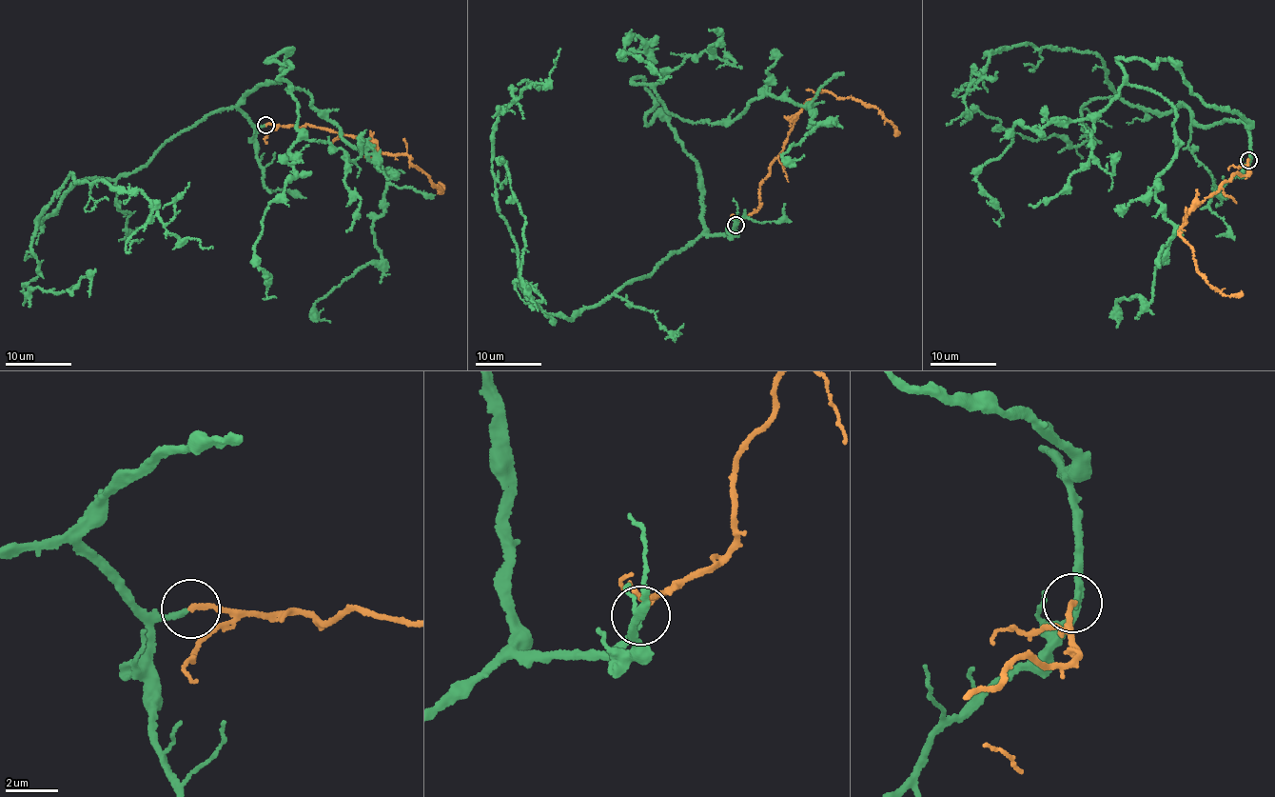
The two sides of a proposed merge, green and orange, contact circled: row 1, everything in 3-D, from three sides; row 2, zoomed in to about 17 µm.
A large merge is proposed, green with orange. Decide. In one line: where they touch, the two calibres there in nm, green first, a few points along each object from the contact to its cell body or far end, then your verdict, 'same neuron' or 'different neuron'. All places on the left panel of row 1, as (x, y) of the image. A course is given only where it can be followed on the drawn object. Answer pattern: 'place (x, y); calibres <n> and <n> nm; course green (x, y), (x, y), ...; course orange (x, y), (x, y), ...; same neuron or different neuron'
place (265, 125); calibres 240 and 190 nm; course green (265, 124), (239, 100), (284, 51), (288, 90), (389, 178), (381, 258), (314, 303), (330, 323); course orange (265, 124), (293, 125), (301, 129), (308, 125), (360, 137), (376, 150), (405, 154), (441, 192), (441, 183); same neuron

